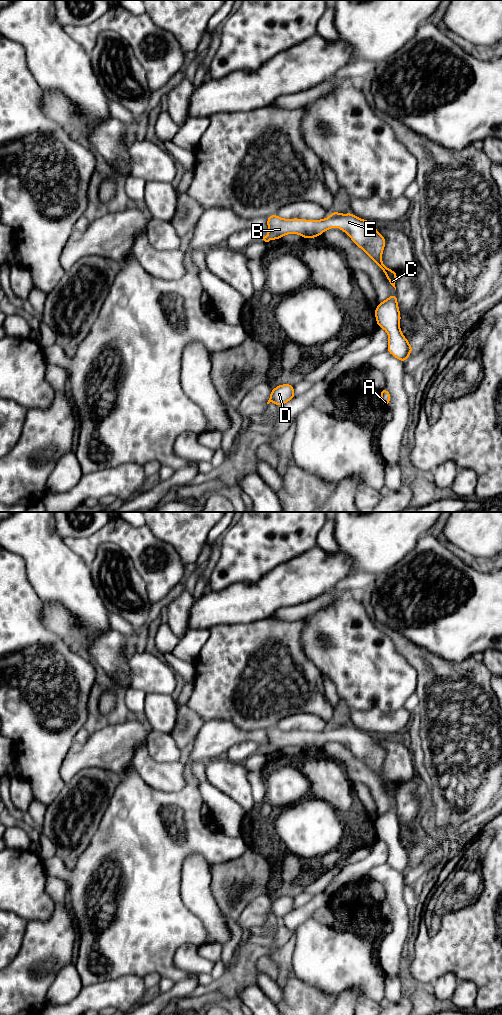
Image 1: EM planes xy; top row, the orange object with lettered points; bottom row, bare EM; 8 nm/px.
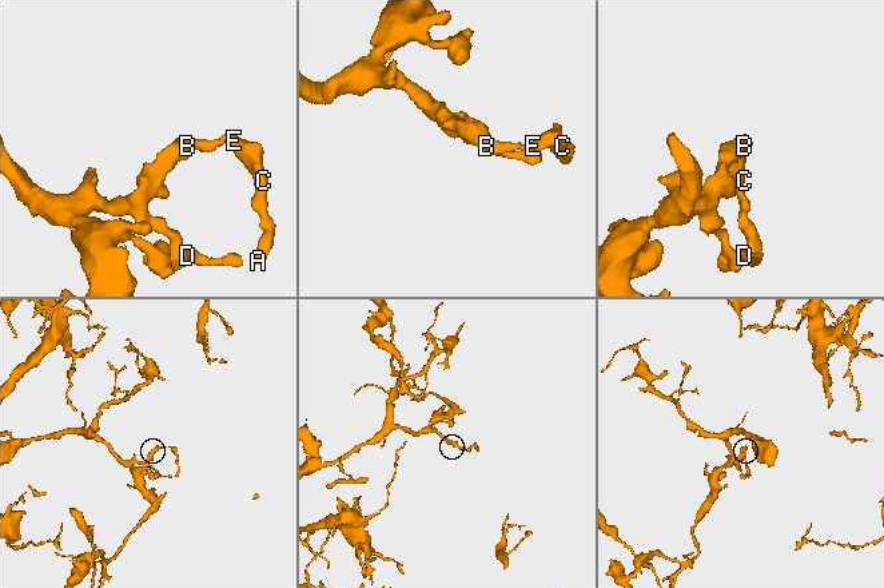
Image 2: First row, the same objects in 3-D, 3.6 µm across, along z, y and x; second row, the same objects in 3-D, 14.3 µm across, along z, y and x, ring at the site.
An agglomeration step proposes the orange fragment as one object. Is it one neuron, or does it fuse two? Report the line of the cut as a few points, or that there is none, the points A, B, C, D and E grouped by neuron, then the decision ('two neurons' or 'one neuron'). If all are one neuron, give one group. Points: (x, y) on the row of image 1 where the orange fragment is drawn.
cut none; groups A B C D E; one neuron

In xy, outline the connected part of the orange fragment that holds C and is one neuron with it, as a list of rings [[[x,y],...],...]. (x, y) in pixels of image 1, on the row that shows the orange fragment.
[[[330,213],[329,218],[321,220],[283,219],[276,214],[267,217],[268,235],[261,239],[269,242],[278,240],[286,234],[299,234],[304,239],[320,237],[320,235],[337,226],[348,234],[353,243],[360,247],[385,273],[389,283],[395,288],[398,273],[387,268],[382,262],[382,253],[386,239],[376,230],[374,223],[361,219],[352,213]]]

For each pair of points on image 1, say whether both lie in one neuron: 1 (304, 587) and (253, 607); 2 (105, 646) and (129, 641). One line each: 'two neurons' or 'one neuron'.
1: one neuron
2: two neurons

